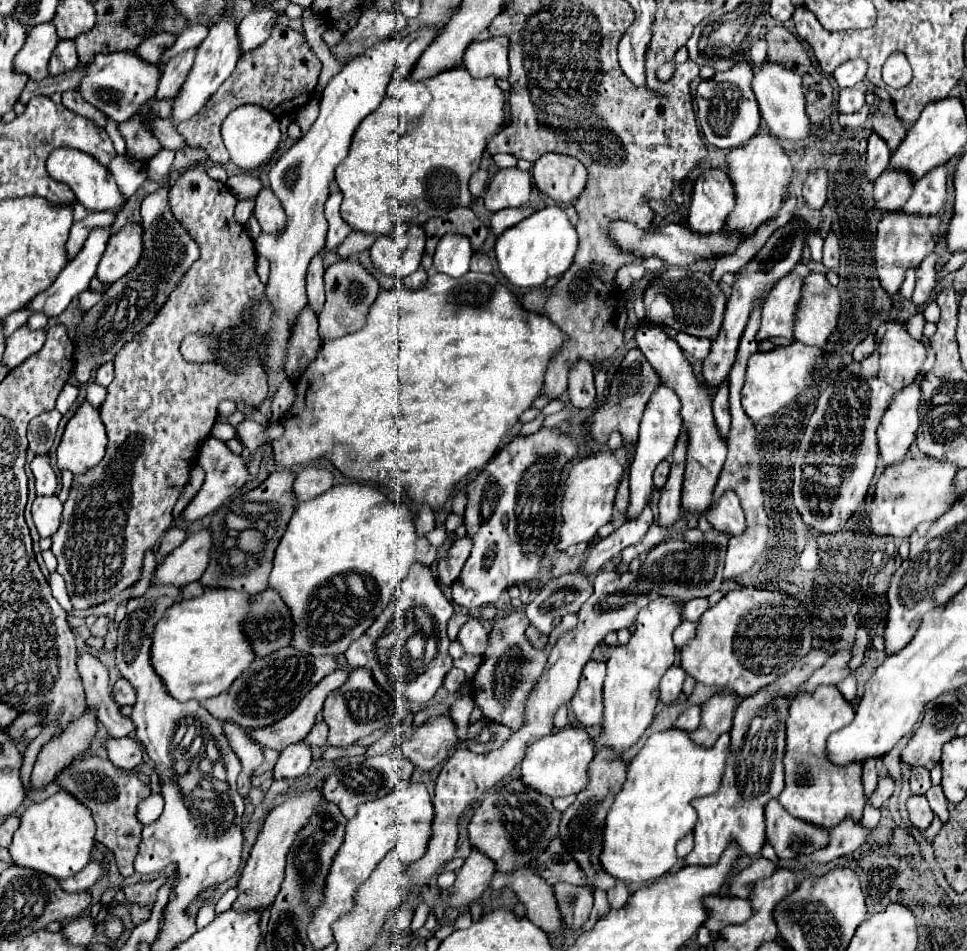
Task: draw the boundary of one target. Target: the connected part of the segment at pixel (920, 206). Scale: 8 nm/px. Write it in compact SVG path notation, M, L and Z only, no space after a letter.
M936 167L934 171L926 173L922 179L914 183L914 191L906 205L902 207L904 213L910 215L936 215L942 211L946 201L946 167Z

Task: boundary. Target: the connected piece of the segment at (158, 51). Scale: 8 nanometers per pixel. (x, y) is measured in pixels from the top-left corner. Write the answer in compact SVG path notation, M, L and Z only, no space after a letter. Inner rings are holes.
M170 33L152 35L150 39L146 39L146 43L142 43L142 45L136 47L136 53L138 53L138 57L144 59L146 63L156 65L158 59L160 59L160 55L162 55L162 51L168 49L168 47L174 43L174 39L176 39L176 37L170 35Z

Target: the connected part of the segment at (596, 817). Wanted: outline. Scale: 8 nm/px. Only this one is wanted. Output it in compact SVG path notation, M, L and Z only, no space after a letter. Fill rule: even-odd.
M600 753L596 755L596 759L590 763L588 767L588 785L576 795L576 801L562 813L560 819L560 839L566 847L566 851L570 851L570 855L576 859L576 863L582 867L584 875L588 877L586 887L590 887L592 891L602 889L608 891L610 887L614 887L616 879L610 877L602 867L600 867L600 851L602 851L602 825L606 819L606 813L612 807L612 801L616 797L616 793L622 789L624 779L626 779L626 763L620 759L608 761L608 753Z

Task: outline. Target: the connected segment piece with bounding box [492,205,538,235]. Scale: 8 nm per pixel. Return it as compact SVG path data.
M524 205L524 207L510 207L510 209L502 209L502 211L496 211L494 215L492 215L492 231L496 233L496 235L500 235L502 231L506 231L508 227L512 227L512 225L516 225L516 223L520 223L522 219L526 219L526 217L530 217L530 213L534 213L534 211L538 211L534 205Z

